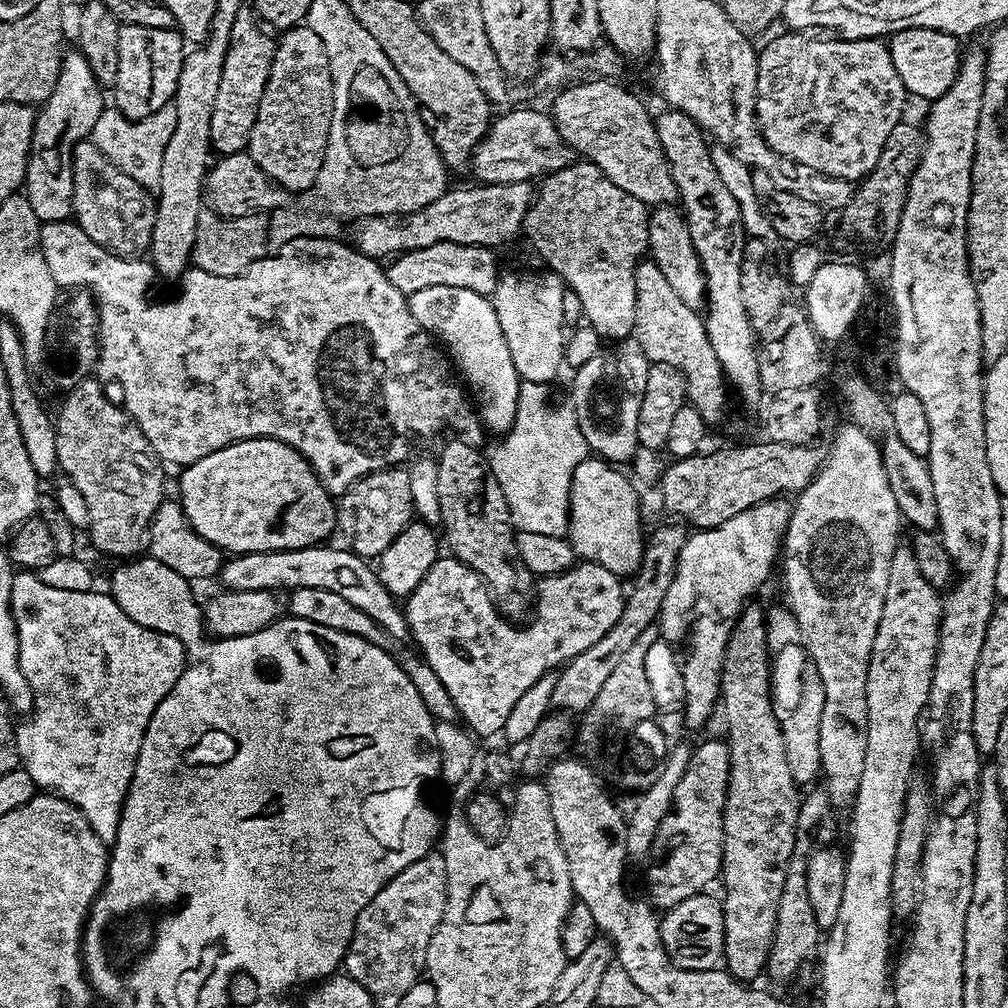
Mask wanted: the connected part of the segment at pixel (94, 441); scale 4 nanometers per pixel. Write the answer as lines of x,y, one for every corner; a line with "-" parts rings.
99,379
81,380
67,393
60,413
55,413
56,462
59,471
72,480
82,497
86,498
90,512
87,535
92,535
92,544
100,552
116,558
132,558
145,547
148,525
151,524
158,506
166,499
164,492
164,468
156,451
150,446
146,434
121,405
104,393

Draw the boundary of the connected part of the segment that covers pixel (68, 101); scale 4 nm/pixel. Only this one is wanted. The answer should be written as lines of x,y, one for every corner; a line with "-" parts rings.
68,50
60,62
58,82
54,86
54,94
44,101
36,112
36,124
32,128
32,145
28,151
28,173
24,175
23,191
28,197
30,206
34,206
34,214
38,214
41,222
49,220
67,220
73,215
72,211
72,151
80,140
87,140
94,130
94,122
104,112
105,93
100,83
90,74
90,66
79,50

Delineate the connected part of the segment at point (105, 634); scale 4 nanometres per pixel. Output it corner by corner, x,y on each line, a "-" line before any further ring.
20,570
13,575
12,578
12,616
16,620
16,633
18,634
18,646
20,647
20,669
22,674
26,674
26,678
30,682
32,687
32,711
27,718
15,725
16,729
16,745
18,746
18,754
20,755
20,762
23,768
30,774
30,778
34,778
37,789
47,790
49,793
62,797
63,800
69,800
74,807
80,809
80,812
86,818
86,822
90,822
90,826
93,828
96,822
108,822
108,826
112,826
112,835
114,830
118,830
120,826
120,809
124,806
124,799
128,793
128,787
132,781
132,775
134,774
134,766
136,765
136,759
138,758
138,750
142,746
142,738
146,734
146,726
150,726
150,718
154,714
154,710
158,710
158,706
162,702
162,698
166,698
166,694
170,694
170,690
174,690
174,682
178,682
178,678
184,673
186,667
186,649
182,641
176,636
170,634
162,634
156,632
147,623
140,620
131,620
129,616
117,606
115,600
111,595
105,594
104,596
99,590
93,590
91,592
79,593
75,590
60,590
57,587
48,586
46,582
40,580
39,575
32,570

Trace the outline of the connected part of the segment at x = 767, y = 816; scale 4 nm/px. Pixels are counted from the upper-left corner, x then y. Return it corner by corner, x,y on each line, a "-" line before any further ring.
755,602
749,603
735,619
728,635
728,647
724,652
720,670
720,697
724,706
724,720
728,723
726,743
730,750
730,774
728,790
724,793
724,955
723,963
733,980
752,982
765,971
768,952
775,938
778,918
778,898
782,898
782,886
786,882
786,870
794,854
798,810
802,799
801,789
790,774
786,762
786,742
782,720
776,716
772,705
772,665
767,640
767,615

